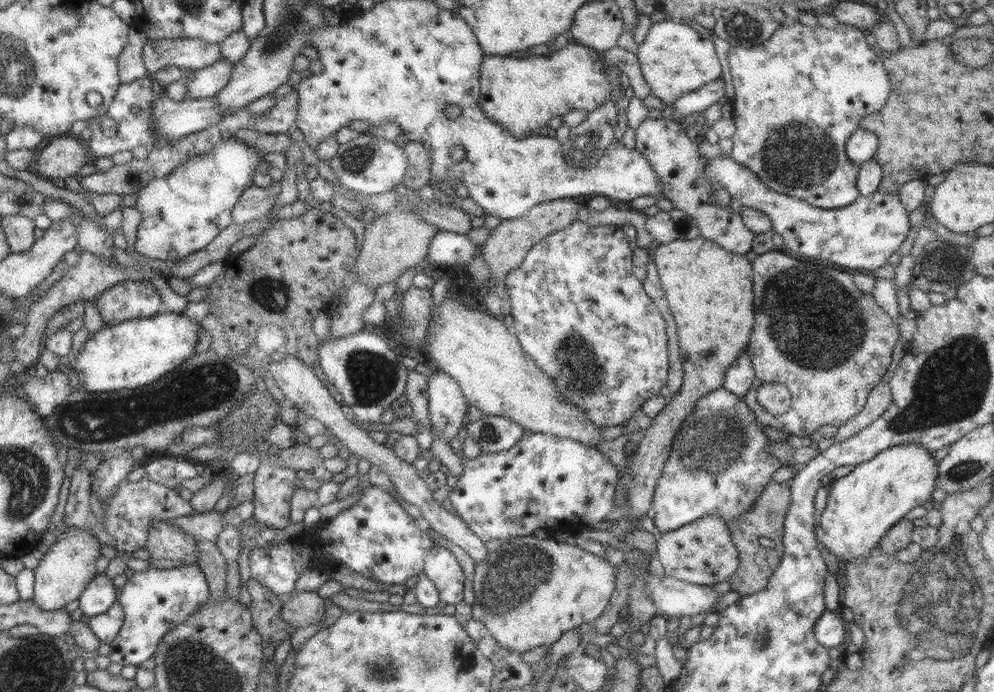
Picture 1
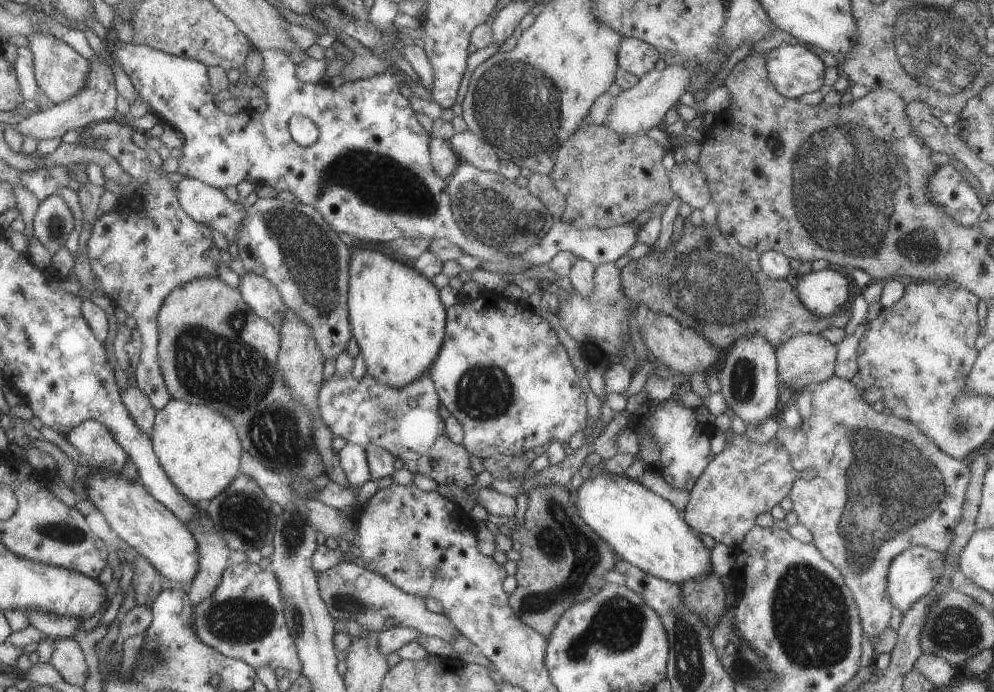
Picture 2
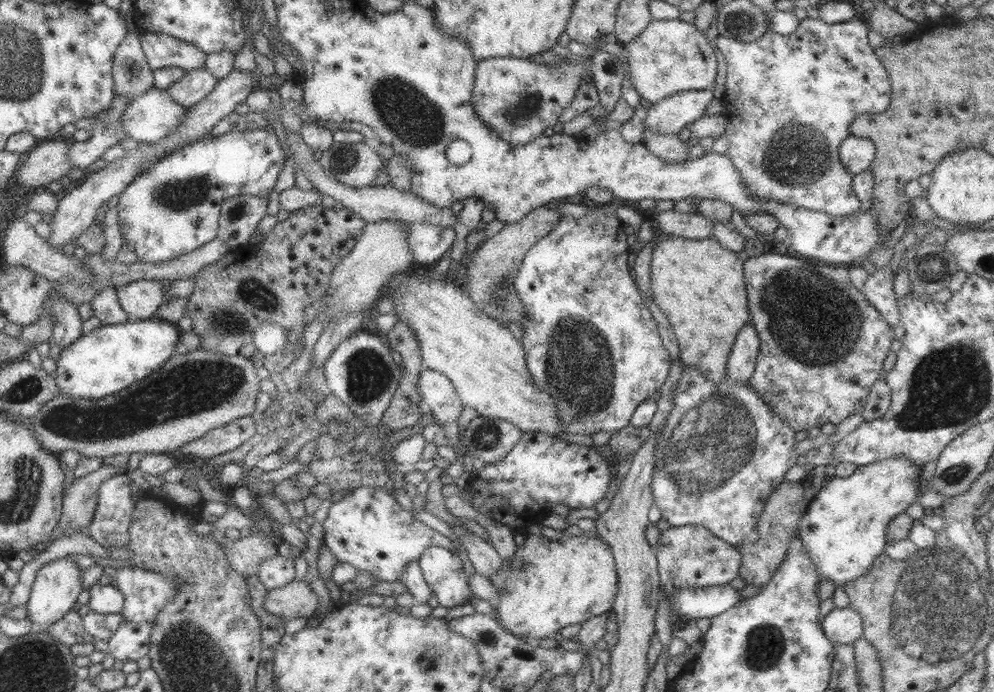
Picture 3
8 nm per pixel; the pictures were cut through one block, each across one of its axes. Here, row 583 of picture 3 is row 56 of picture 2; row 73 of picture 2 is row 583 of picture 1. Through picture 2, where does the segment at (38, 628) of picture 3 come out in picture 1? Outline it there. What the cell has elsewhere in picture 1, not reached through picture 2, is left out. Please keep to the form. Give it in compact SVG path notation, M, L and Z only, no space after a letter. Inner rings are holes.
M69 527L56 543L49 546L34 568L34 591L32 600L39 608L49 611L63 609L71 600L77 600L83 588L97 575L95 559L101 555L99 540L85 528Z

